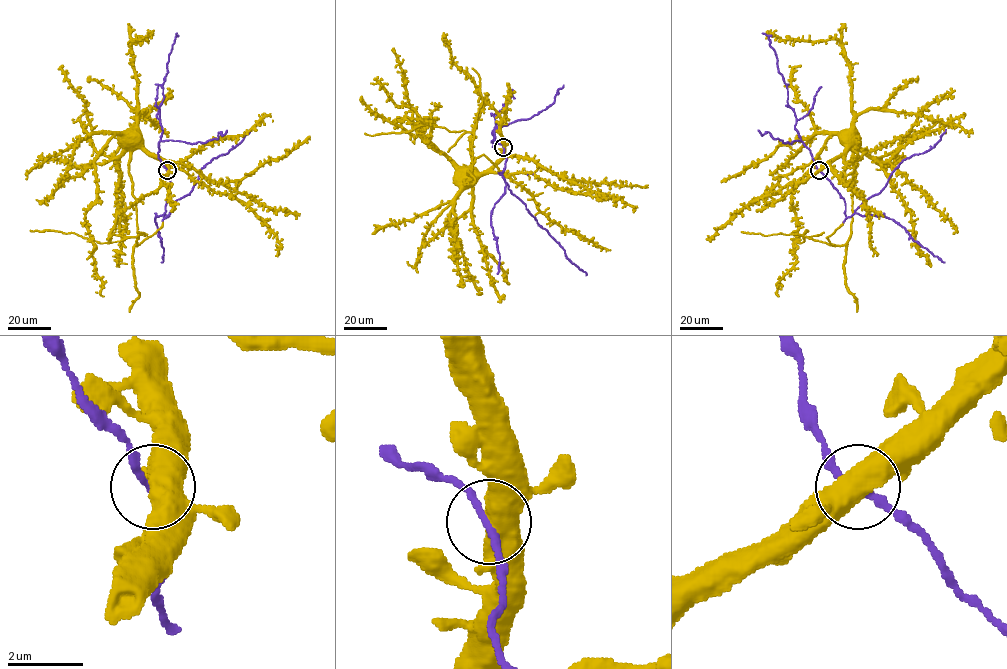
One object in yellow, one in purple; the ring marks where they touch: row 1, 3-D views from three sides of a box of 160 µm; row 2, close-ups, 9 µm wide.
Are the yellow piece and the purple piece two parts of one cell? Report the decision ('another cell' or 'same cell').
same cell

